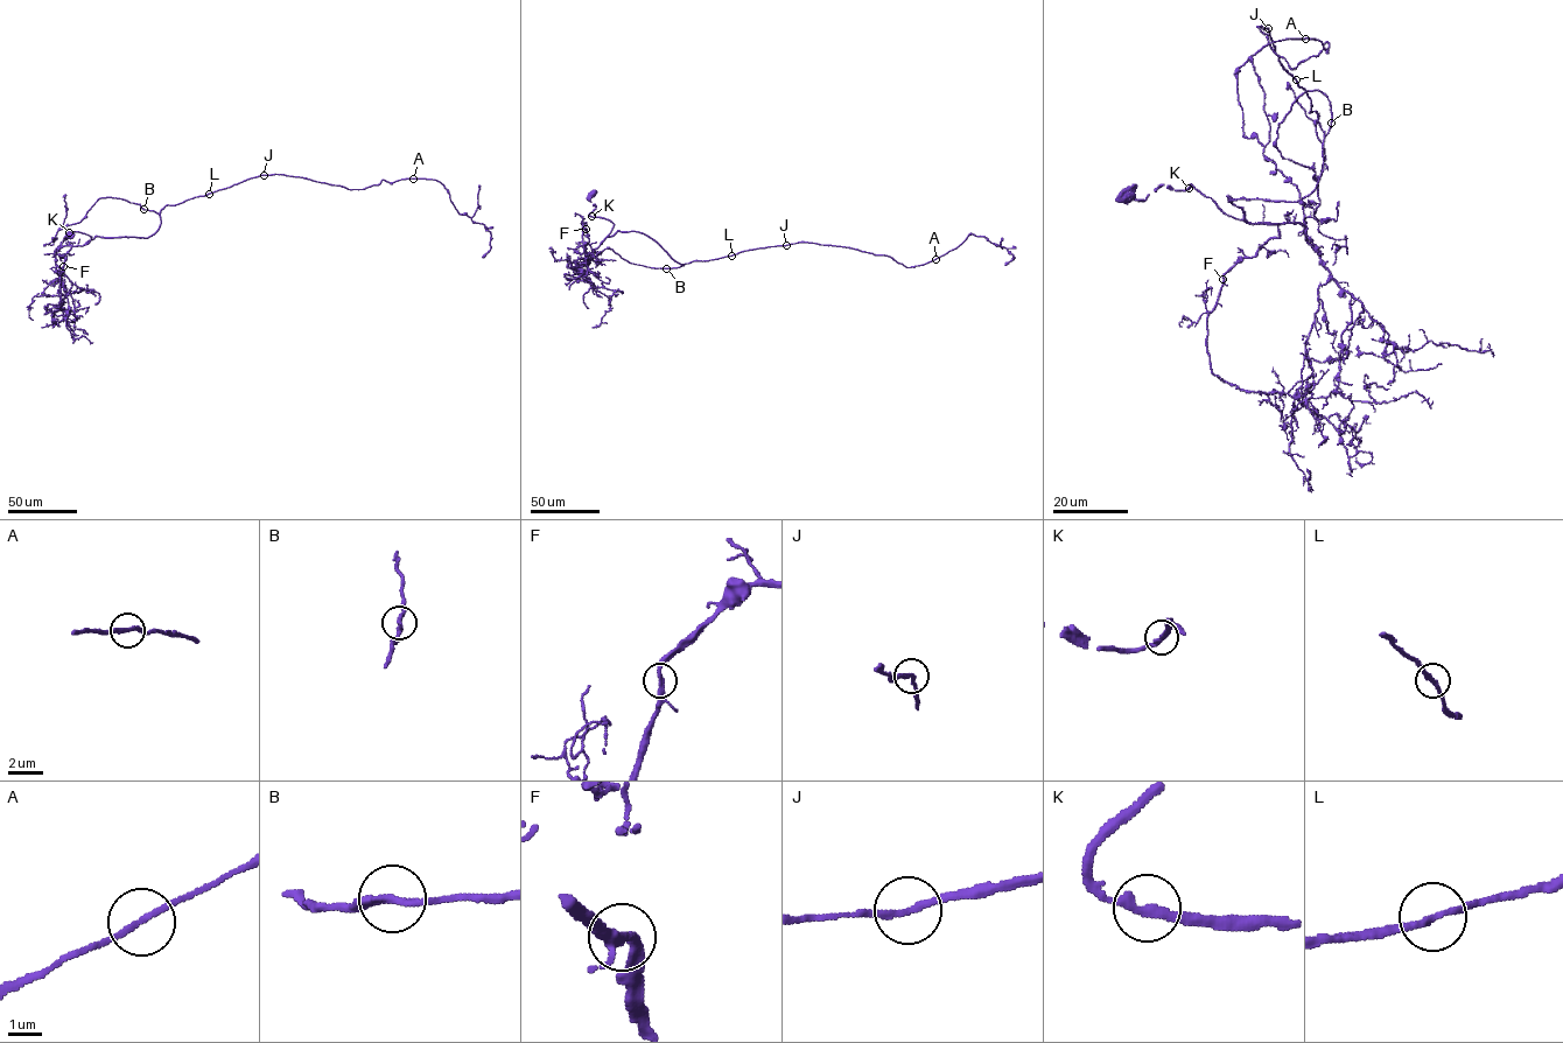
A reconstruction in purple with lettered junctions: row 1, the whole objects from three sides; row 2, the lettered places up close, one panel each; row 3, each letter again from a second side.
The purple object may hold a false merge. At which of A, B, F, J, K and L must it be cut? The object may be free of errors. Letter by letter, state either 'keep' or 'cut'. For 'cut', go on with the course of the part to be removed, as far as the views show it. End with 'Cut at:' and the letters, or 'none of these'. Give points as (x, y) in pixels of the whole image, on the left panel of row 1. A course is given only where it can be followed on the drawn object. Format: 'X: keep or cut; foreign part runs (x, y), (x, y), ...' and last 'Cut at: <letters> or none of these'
A: keep
B: keep
F: keep
J: keep
K: keep
L: keep
Cut at: none of these

